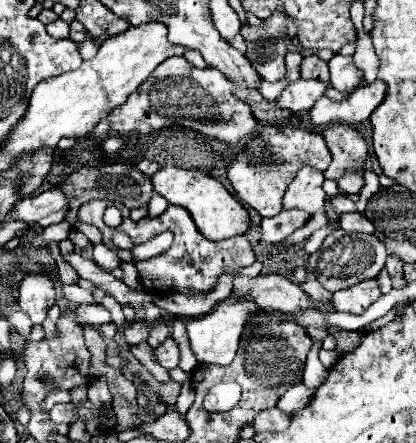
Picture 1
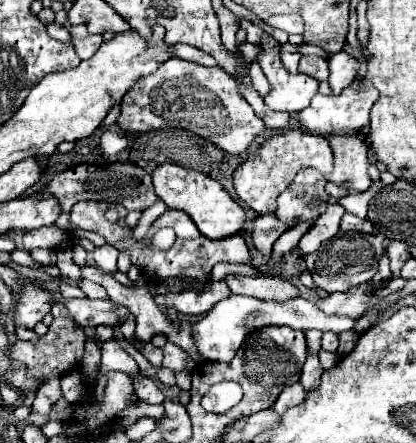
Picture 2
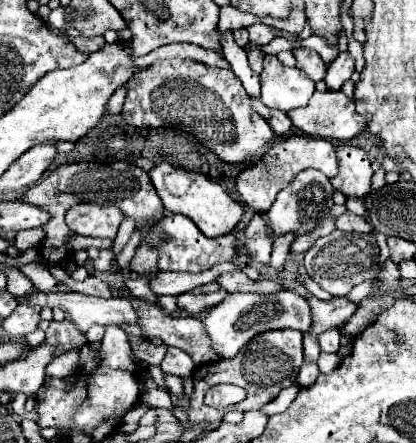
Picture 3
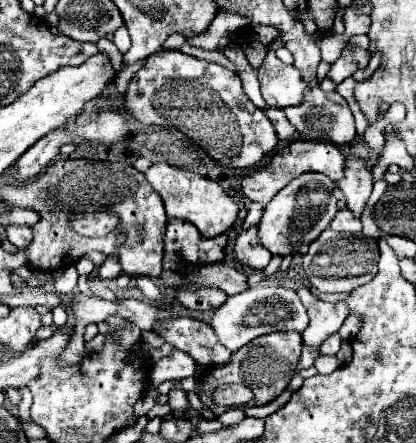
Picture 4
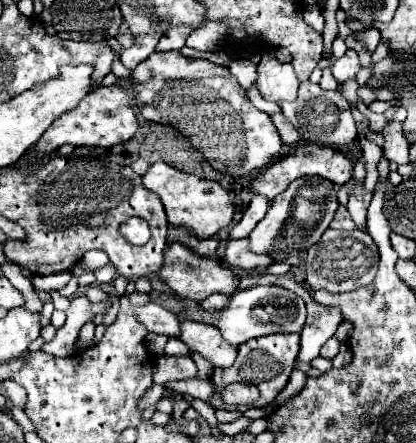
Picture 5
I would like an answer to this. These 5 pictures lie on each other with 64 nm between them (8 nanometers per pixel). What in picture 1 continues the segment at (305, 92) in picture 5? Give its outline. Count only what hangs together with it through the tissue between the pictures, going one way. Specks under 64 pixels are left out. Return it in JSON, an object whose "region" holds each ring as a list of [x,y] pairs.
{"region":[[[374,80],[372,84],[350,92],[342,102],[332,102],[330,98],[320,98],[310,110],[310,120],[314,126],[322,128],[332,122],[358,124],[370,118],[370,114],[380,106],[386,96],[386,82]]]}

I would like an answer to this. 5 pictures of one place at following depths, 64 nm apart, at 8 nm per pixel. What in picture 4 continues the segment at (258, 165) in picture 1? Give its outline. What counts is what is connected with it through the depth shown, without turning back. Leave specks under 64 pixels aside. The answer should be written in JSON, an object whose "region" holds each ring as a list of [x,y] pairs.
{"region":[[[296,140],[292,144],[286,144],[270,158],[268,164],[244,174],[242,192],[244,192],[244,196],[248,200],[260,202],[262,206],[266,206],[292,178],[296,178],[296,176],[300,176],[304,172],[322,172],[334,182],[344,178],[344,156],[342,156],[340,148],[336,144],[310,142],[310,140]]]}

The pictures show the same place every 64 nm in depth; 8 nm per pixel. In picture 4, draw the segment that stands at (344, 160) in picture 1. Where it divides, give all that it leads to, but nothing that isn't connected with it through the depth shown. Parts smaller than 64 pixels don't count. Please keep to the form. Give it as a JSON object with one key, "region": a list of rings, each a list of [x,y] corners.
{"region":[[[346,156],[344,180],[338,180],[336,186],[344,192],[348,208],[360,216],[364,204],[372,192],[372,172],[368,170],[366,162],[358,156]]]}

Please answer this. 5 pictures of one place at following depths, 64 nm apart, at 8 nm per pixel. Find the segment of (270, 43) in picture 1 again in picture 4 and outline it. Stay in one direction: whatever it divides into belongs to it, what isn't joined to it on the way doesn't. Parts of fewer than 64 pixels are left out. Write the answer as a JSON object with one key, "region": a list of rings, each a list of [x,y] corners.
{"region":[[[268,50],[264,64],[258,70],[262,98],[268,106],[274,108],[288,108],[302,104],[304,92],[308,88],[314,88],[314,82],[304,82],[300,72],[294,66],[286,66],[276,58],[272,50]]]}

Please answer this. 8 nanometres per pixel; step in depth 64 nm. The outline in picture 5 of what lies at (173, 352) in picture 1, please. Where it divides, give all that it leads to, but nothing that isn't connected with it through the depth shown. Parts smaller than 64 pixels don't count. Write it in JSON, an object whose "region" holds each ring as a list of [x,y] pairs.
{"region":[[[160,356],[154,360],[152,372],[154,384],[164,384],[170,380],[196,378],[196,364],[190,356]]]}

